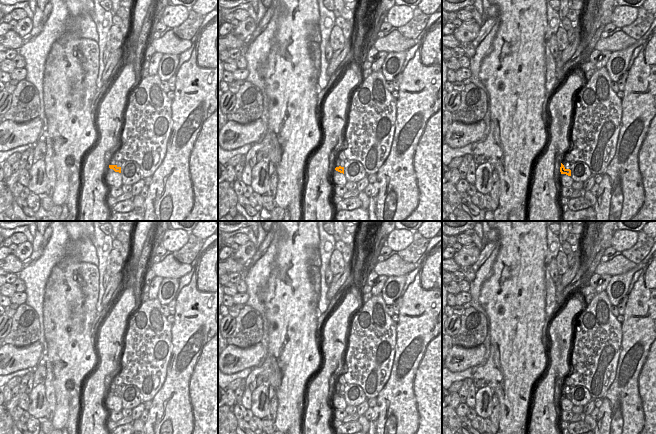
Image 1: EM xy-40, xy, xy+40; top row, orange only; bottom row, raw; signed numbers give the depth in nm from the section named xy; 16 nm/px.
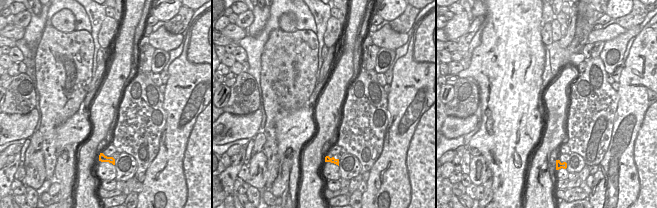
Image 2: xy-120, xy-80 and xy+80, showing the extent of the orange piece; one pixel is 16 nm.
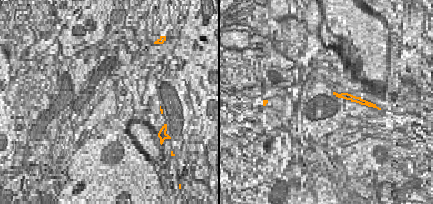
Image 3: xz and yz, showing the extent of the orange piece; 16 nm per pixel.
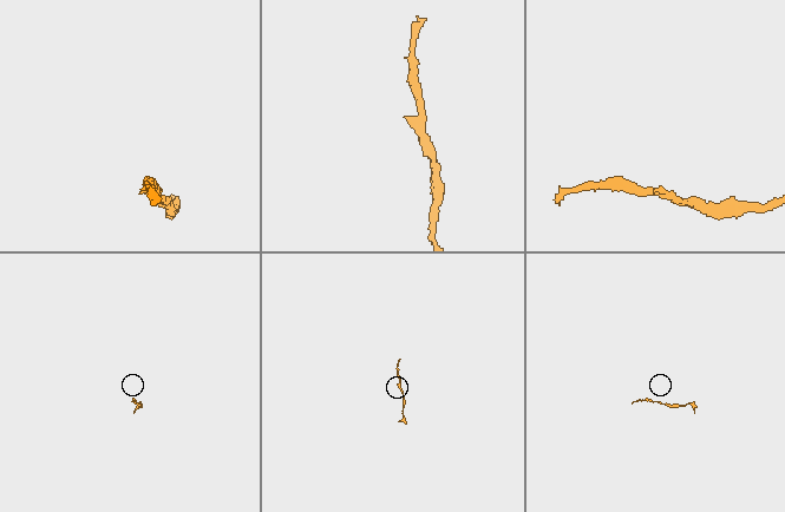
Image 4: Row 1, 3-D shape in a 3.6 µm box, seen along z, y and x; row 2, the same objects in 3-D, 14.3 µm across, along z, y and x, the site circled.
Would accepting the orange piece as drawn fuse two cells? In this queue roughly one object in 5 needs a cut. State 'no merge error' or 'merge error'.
no merge error

